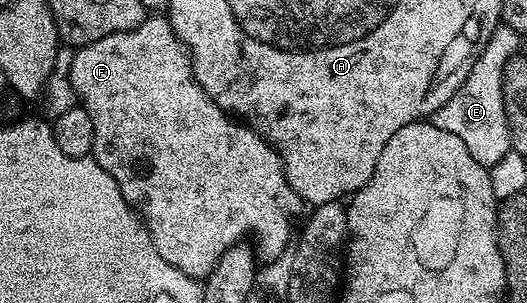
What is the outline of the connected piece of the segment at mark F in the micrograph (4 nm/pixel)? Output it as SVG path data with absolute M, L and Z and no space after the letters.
M145 18L144 22L138 24L134 29L107 35L79 48L72 58L70 78L72 78L72 87L76 91L79 106L84 107L86 113L90 113L90 119L94 121L91 158L95 159L98 165L102 165L102 169L106 169L106 173L110 173L110 177L114 177L114 181L122 189L122 197L126 197L132 210L143 219L144 226L148 228L158 253L162 253L162 257L167 263L174 265L176 269L186 273L190 278L200 281L216 268L217 261L226 253L226 249L230 249L234 244L248 237L244 235L256 234L254 250L261 260L279 260L283 256L280 254L287 247L289 250L290 240L293 238L292 215L299 213L300 207L302 208L302 200L298 193L294 193L294 189L286 177L284 162L281 161L280 154L251 127L237 122L197 85L196 79L192 75L192 60L188 48L172 32L172 25L167 18Z

